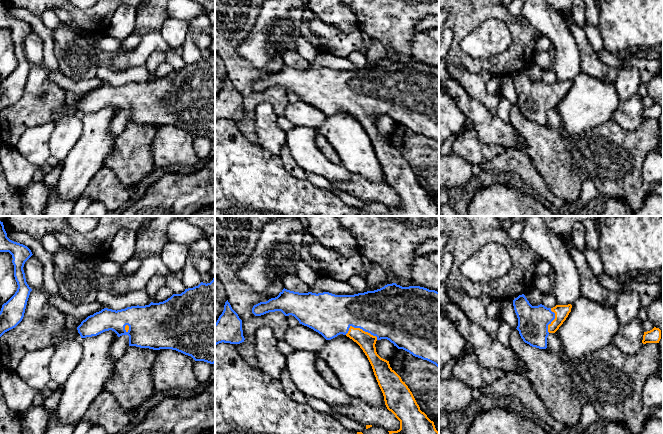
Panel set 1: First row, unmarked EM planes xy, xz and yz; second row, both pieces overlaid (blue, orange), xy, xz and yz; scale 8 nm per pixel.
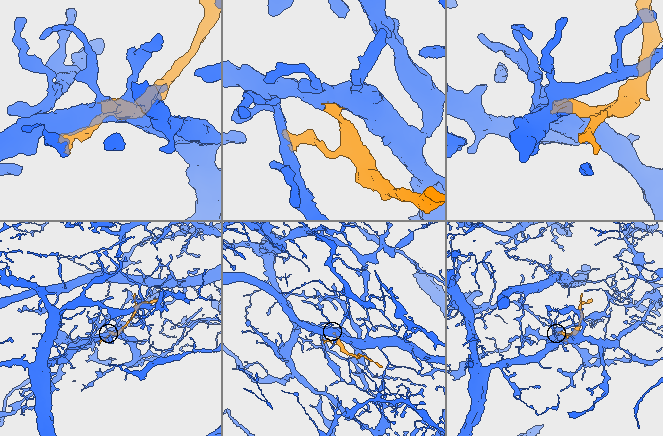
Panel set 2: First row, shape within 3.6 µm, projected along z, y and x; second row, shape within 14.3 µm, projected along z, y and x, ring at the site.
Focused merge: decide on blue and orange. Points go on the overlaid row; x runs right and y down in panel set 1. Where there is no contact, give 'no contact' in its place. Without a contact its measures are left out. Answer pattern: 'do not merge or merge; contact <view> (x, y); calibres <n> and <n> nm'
merge; contact xz (361, 328); calibres 420 and 140 nm

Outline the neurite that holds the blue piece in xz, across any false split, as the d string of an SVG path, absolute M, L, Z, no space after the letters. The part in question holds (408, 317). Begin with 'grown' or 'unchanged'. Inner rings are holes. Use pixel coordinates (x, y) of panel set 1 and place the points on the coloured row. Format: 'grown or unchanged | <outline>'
grown | M396 283L354 295L299 293L283 289L275 298L253 306L252 313L261 316L281 311L294 316L300 324L331 340L340 334L356 342L367 356L387 409L400 421L400 429L389 434L439 434L434 422L420 410L412 392L401 377L390 367L389 361L376 352L376 341L387 339L398 349L427 360L439 367L439 292L420 286L402 287Z

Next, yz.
grown | M524 294L513 300L518 318L517 330L523 341L532 347L547 348L547 337L555 333L571 312L572 305L556 305L547 308L540 304L532 306Z

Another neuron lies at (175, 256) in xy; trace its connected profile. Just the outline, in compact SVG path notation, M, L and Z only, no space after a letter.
M168 241L161 251L160 258L173 273L180 272L189 262L189 252L188 246Z

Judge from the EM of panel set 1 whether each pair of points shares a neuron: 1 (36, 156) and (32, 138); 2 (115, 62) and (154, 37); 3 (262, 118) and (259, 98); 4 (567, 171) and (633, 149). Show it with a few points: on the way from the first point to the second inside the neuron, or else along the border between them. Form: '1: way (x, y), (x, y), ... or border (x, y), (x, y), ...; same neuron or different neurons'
1: way (36, 152), (34, 142); same neuron
2: way (125, 59), (133, 58), (144, 47); same neuron
3: border (270, 103), (260, 103), (255, 108), (254, 126); different neurons
4: way (583, 157), (617, 155); same neuron

